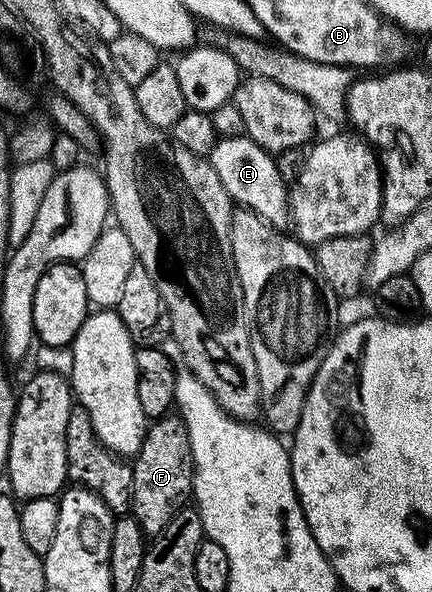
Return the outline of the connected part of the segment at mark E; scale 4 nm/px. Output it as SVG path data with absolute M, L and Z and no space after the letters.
M220 138L214 144L210 161L222 188L232 197L237 207L252 210L269 226L284 228L289 225L289 183L279 174L277 159L262 149L253 138Z

